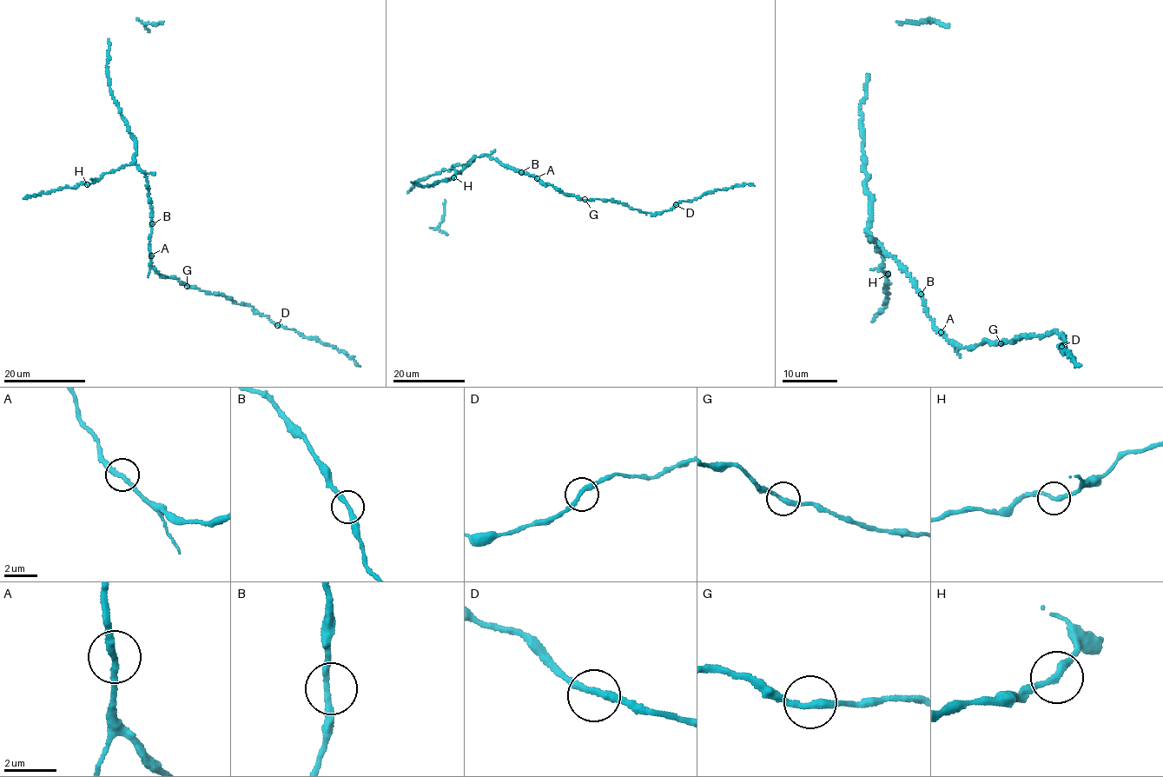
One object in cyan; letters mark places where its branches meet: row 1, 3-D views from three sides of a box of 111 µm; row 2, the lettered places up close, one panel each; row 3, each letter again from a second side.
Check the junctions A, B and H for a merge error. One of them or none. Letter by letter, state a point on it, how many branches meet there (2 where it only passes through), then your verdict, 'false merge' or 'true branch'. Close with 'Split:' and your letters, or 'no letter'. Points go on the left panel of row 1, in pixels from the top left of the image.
A: place (151, 255); branches 2; true branch
B: place (152, 223); branches 2; true branch
H: place (87, 184); branches 2; true branch
Split: no letter

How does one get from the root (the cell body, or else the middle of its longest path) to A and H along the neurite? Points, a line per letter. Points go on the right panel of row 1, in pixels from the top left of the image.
A: (921, 293), (933, 325), (941, 331)
H: (921, 293), (907, 269), (885, 252), (882, 244), (871, 241), (868, 234), (882, 252), (882, 265), (888, 274)

